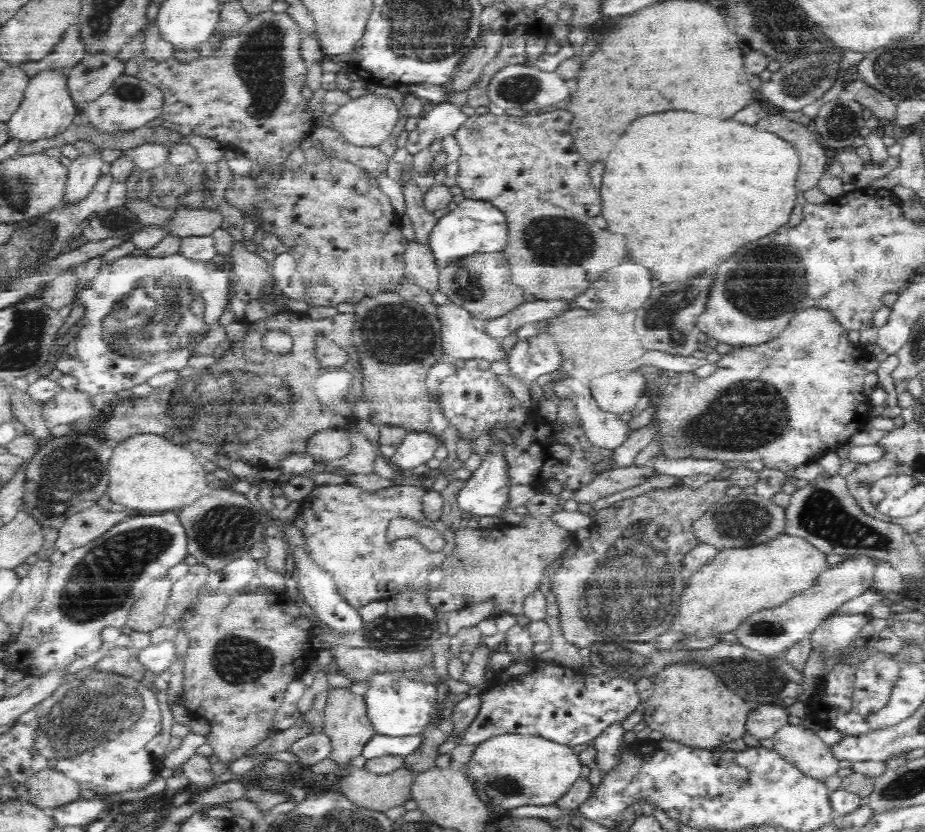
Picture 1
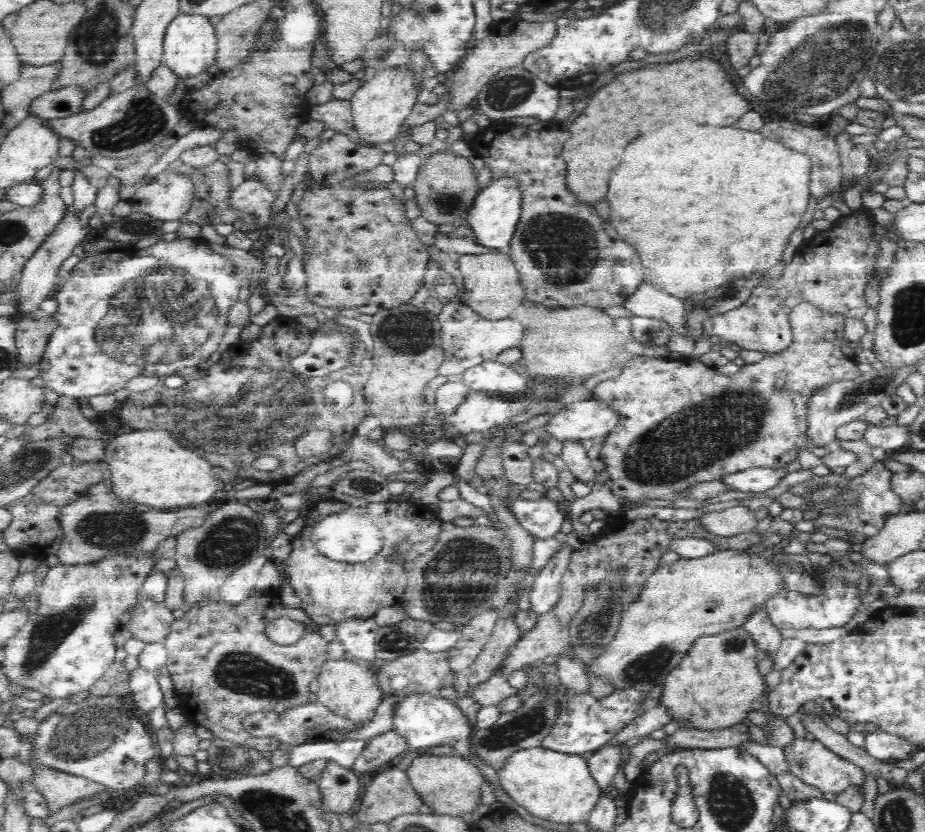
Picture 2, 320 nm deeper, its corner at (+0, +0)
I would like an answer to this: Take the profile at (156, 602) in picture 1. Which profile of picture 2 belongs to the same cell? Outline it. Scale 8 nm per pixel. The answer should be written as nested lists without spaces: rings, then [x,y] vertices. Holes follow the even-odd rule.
[[[143,596],[135,604],[125,628],[132,637],[144,643],[163,640],[175,621],[172,611],[164,600],[158,601]]]

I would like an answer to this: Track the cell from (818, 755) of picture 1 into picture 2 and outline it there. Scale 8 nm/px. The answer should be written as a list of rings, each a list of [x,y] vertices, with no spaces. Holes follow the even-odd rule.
[[[794,736],[788,745],[780,748],[783,751],[788,770],[806,784],[820,788],[823,793],[838,794],[846,786],[862,785],[862,768],[832,752],[820,740],[806,740],[806,738]]]

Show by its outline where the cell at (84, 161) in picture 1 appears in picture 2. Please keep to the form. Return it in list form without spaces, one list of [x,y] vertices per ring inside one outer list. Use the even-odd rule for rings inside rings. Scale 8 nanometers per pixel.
[[[76,205],[70,206],[65,211],[63,218],[58,222],[56,229],[44,240],[44,243],[36,250],[29,262],[26,262],[26,268],[22,274],[19,285],[19,297],[21,307],[18,310],[18,316],[22,316],[26,312],[39,311],[39,304],[46,299],[48,292],[52,290],[52,284],[55,282],[55,275],[60,264],[72,255],[72,250],[80,244],[85,244],[86,226],[80,220],[80,209],[76,209]]]

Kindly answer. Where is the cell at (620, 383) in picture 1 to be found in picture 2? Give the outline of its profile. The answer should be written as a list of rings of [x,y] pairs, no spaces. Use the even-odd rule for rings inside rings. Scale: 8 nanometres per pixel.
[[[594,395],[588,400],[567,404],[556,413],[546,427],[544,435],[562,440],[597,440],[608,435],[620,422],[617,408]]]

